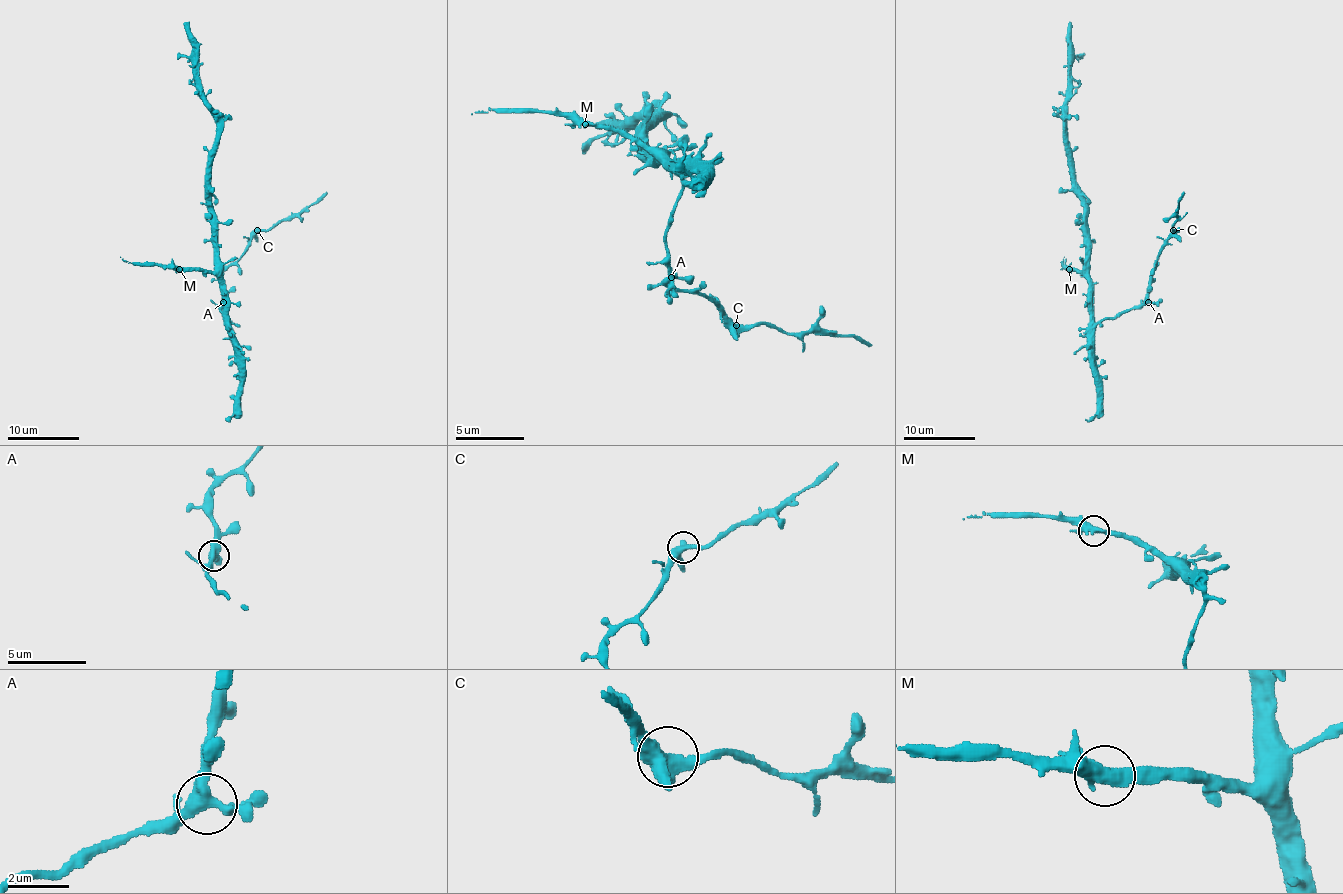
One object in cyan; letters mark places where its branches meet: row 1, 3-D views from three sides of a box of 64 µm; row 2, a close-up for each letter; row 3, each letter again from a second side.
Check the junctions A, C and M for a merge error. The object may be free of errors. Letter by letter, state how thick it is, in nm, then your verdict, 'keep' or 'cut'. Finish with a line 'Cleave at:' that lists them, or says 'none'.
A: calibre 380 nm; keep
C: calibre 440 nm; keep
M: calibre 380 nm; keep
Cleave at: none

